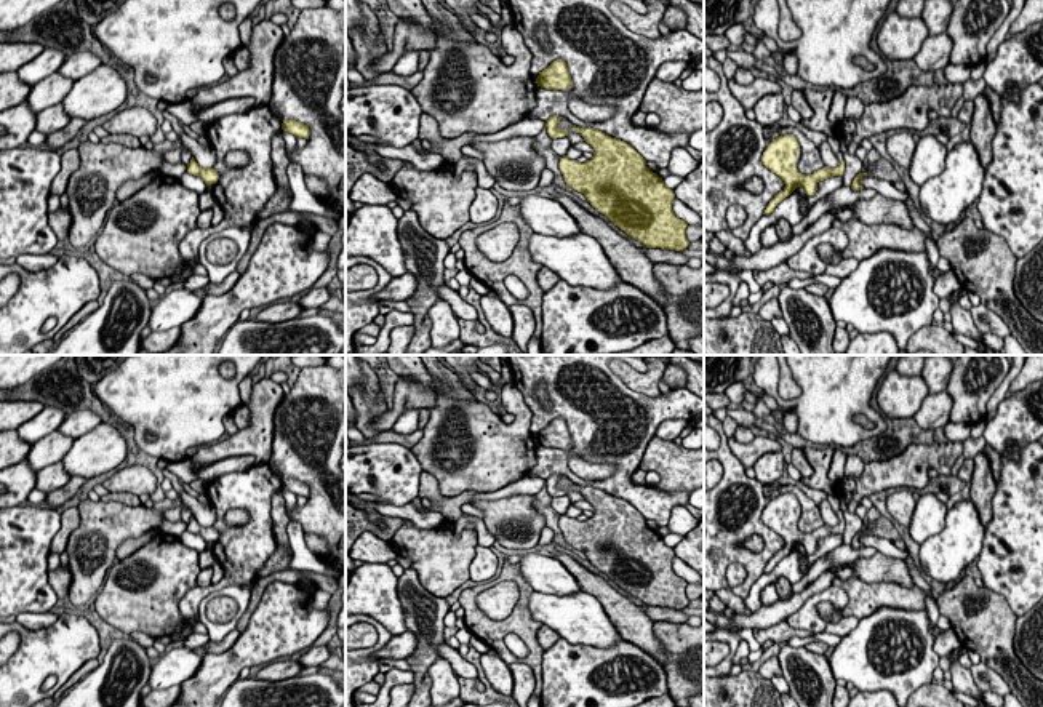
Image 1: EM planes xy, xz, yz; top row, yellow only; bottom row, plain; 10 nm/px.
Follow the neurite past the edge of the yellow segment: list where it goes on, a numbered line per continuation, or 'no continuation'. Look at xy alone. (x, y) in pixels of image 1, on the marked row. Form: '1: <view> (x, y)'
no continuation

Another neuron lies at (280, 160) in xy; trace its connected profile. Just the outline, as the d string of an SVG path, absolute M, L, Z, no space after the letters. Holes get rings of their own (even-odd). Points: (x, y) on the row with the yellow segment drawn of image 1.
M283 130L275 133L272 138L272 162L274 162L275 182L280 184L288 192L291 192L290 182L288 182L290 158L285 149Z

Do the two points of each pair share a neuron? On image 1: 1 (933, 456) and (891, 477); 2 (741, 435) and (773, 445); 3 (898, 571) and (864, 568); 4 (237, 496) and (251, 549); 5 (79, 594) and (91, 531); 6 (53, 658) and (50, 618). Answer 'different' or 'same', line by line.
1: same
2: different
3: same
4: same
5: same
6: different

